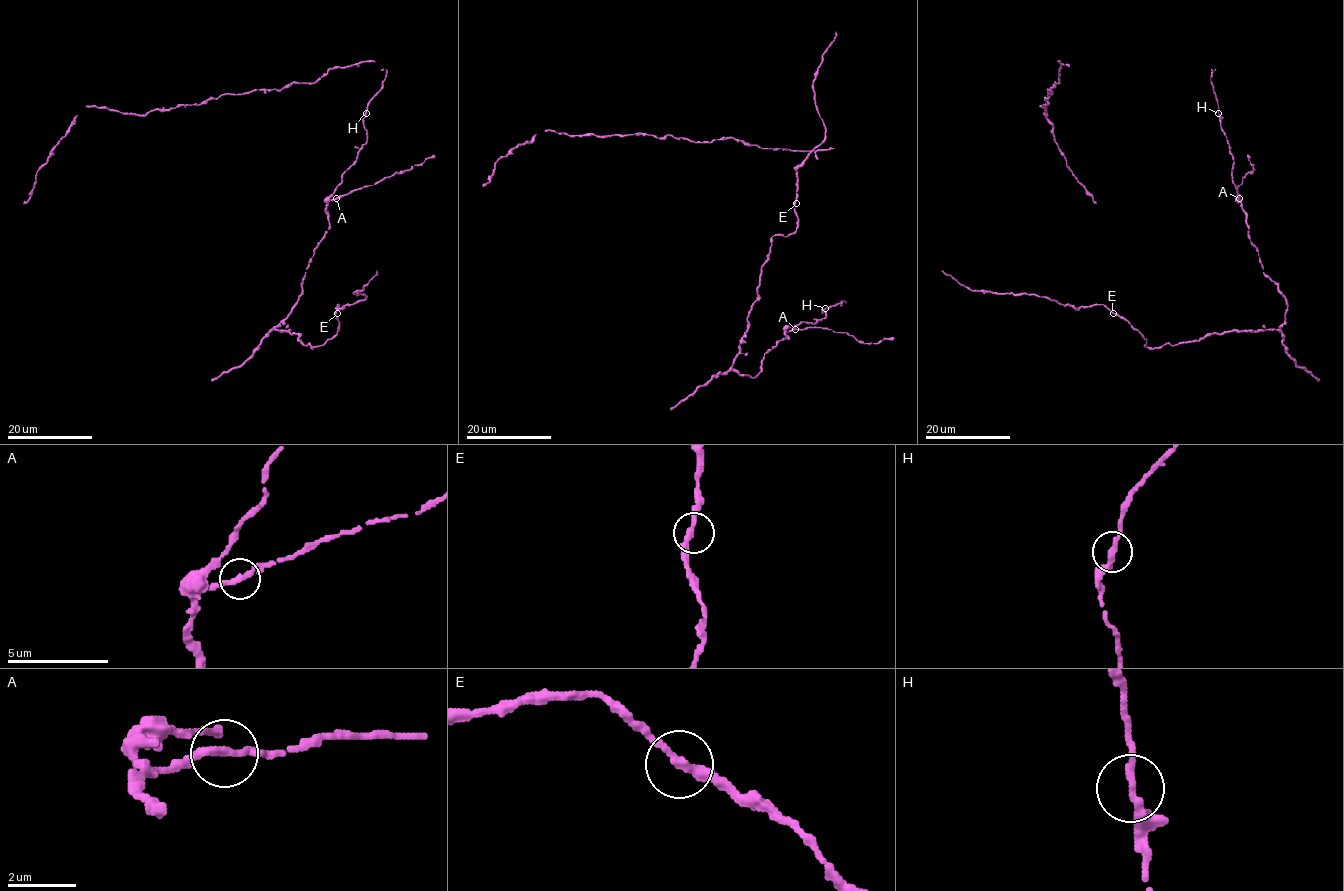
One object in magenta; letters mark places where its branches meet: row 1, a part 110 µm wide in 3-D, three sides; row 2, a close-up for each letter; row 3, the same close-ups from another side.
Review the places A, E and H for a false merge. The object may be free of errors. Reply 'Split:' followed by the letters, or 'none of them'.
Split: none of them

